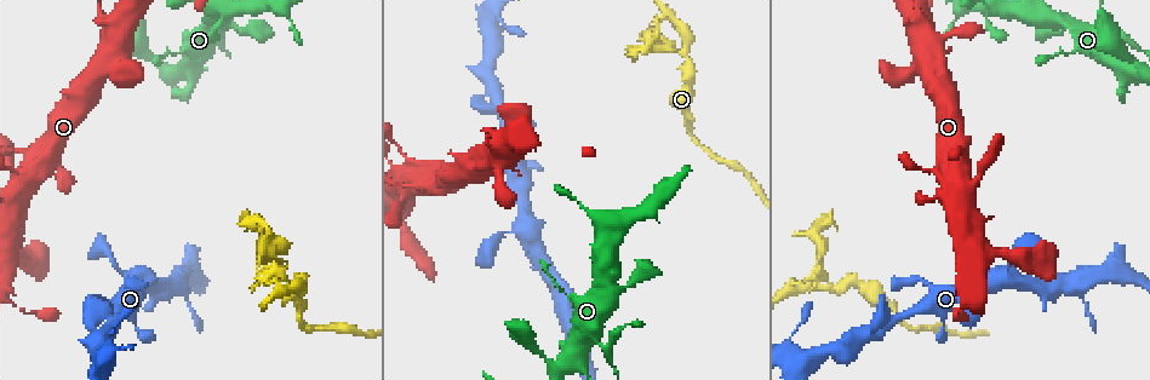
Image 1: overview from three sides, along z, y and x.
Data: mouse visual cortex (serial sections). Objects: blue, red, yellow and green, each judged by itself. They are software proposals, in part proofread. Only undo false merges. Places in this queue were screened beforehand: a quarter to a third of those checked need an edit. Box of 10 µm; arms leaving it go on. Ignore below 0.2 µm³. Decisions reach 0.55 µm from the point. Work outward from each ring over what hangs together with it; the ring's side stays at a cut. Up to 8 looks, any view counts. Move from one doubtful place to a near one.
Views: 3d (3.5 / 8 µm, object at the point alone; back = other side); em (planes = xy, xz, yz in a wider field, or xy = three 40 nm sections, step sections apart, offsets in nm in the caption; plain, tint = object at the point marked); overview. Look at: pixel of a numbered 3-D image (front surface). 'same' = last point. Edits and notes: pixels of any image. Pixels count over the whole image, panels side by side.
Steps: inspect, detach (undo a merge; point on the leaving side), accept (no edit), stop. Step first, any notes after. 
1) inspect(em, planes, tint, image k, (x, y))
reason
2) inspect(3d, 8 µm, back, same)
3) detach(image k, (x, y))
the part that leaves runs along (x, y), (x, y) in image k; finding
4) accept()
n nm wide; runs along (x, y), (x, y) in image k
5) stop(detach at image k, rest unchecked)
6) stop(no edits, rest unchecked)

inspect(3d, 3.5 µm, back, image 1, (830, 286))
branch point

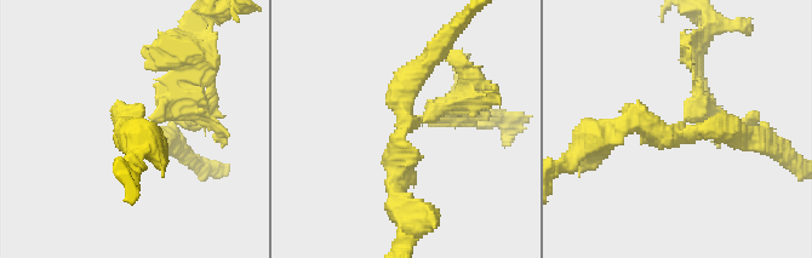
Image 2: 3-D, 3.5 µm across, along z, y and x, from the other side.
inspect(em, xy, step 1, tint, image 2, (407, 127))

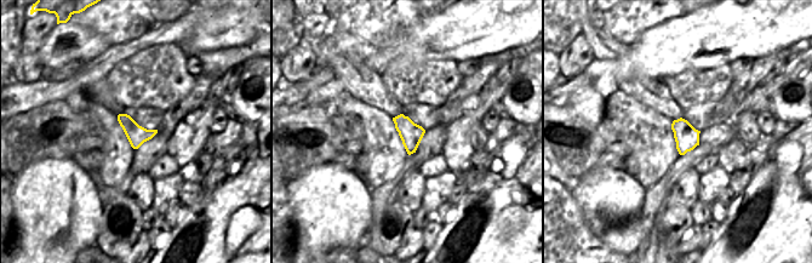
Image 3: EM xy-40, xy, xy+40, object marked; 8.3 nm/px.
accept()
3 arms; runs along (398, 196), (398, 135), (469, 110) in image 2; one cell here

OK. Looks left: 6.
inspect(em, xy, step 3, tint, image 1, (34, 172))
abrupt turn

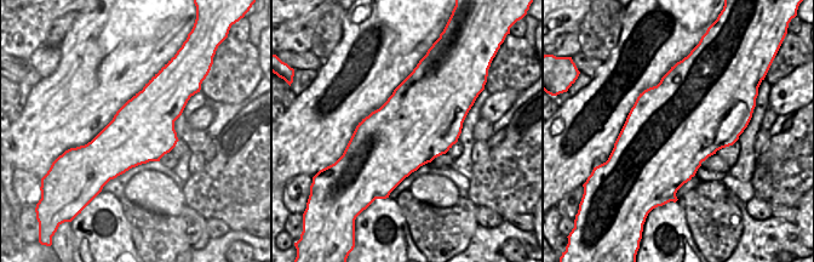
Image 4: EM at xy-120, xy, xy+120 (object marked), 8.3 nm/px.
inspect(3d, 3.5 µm, same)

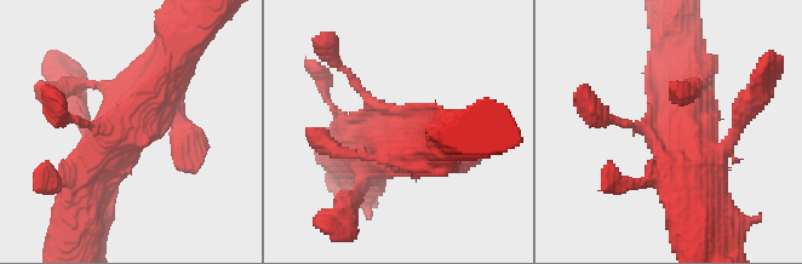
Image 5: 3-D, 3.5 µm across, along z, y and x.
accept()
650 nm wide; runs along (184, 42), (154, 98), (91, 173) in image 5; one cell here

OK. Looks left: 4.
inspect(3d, 3.5 µm, image 1, (1126, 39))
calibre changes

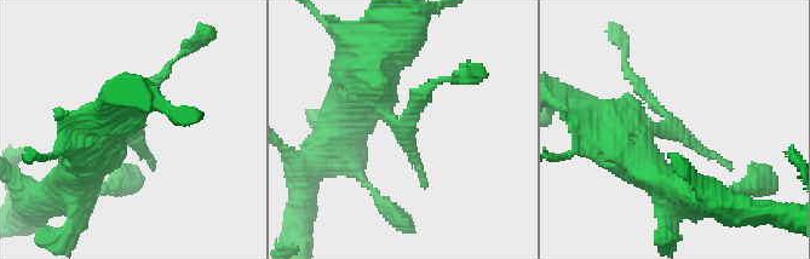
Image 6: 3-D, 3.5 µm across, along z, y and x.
inspect(em, xy, step 2, tint, image 6, (671, 126))

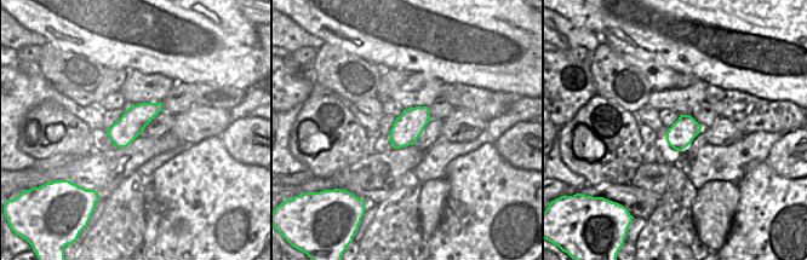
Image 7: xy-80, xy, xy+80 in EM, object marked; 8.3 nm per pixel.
accept()
one cell here

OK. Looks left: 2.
stop(no edits, rest unchecked)

